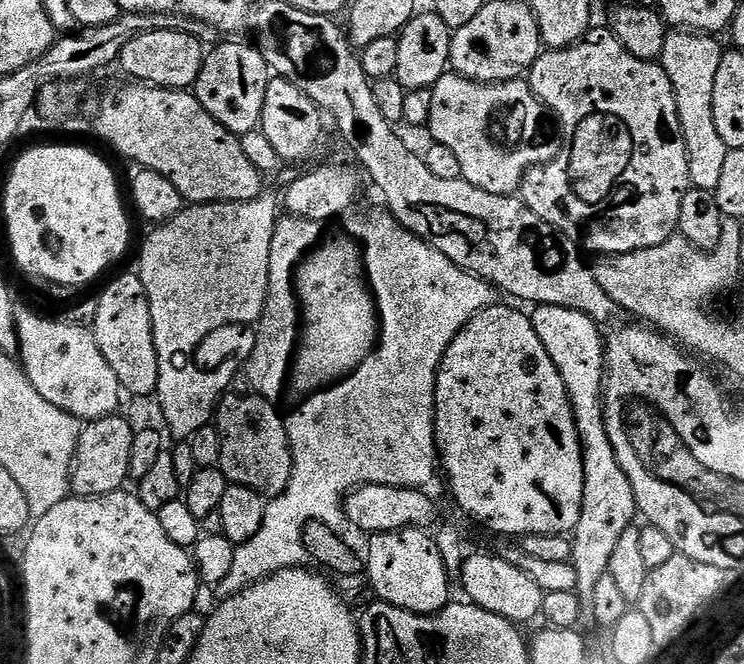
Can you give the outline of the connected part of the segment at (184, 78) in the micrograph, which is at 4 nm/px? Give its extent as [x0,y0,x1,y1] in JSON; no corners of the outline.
[118,30,205,90]

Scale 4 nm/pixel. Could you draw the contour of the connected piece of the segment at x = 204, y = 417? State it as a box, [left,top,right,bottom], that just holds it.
[138,184,283,440]

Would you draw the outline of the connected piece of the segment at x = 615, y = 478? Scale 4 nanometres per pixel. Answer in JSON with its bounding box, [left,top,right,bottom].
[531,304,638,605]

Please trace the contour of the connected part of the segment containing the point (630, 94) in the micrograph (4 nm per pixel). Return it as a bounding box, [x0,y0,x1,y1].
[519,27,691,256]

